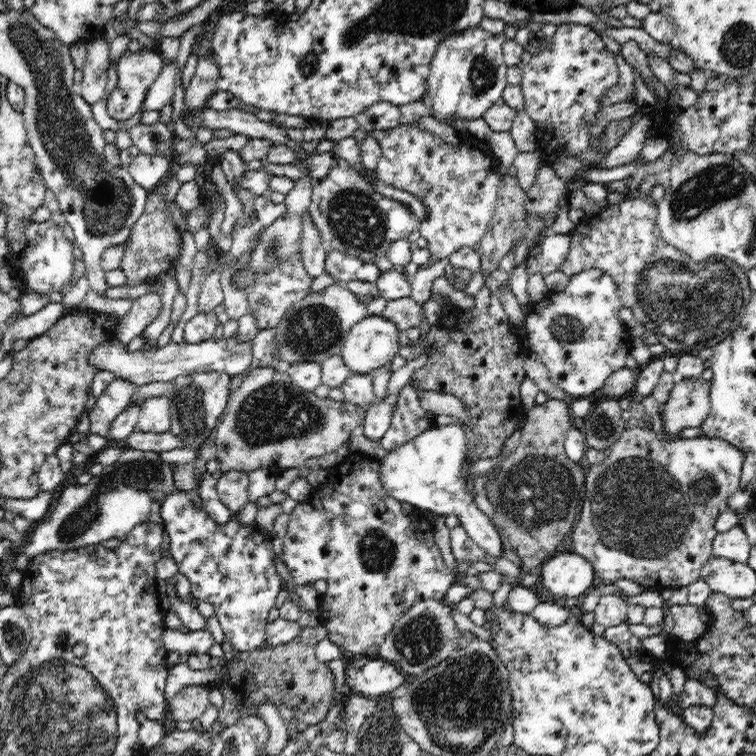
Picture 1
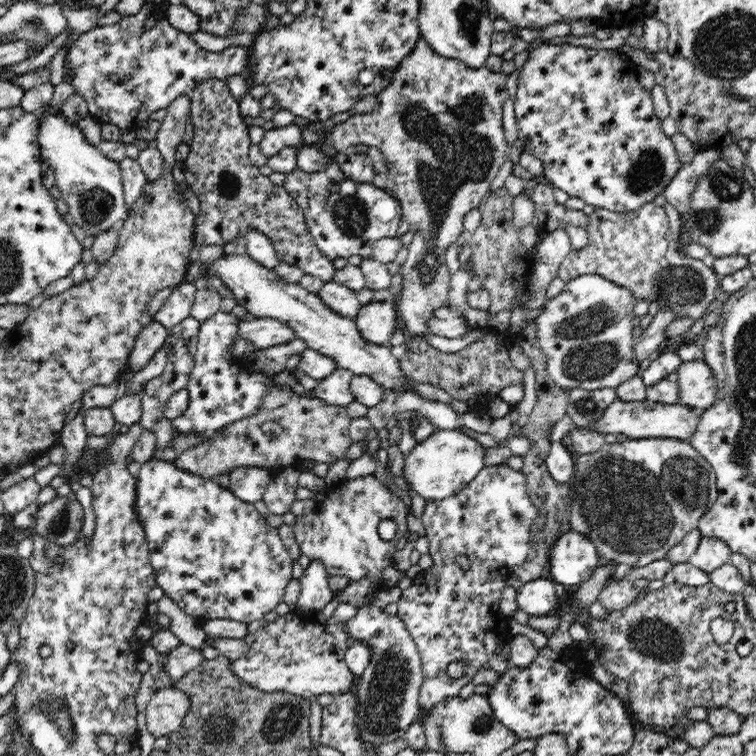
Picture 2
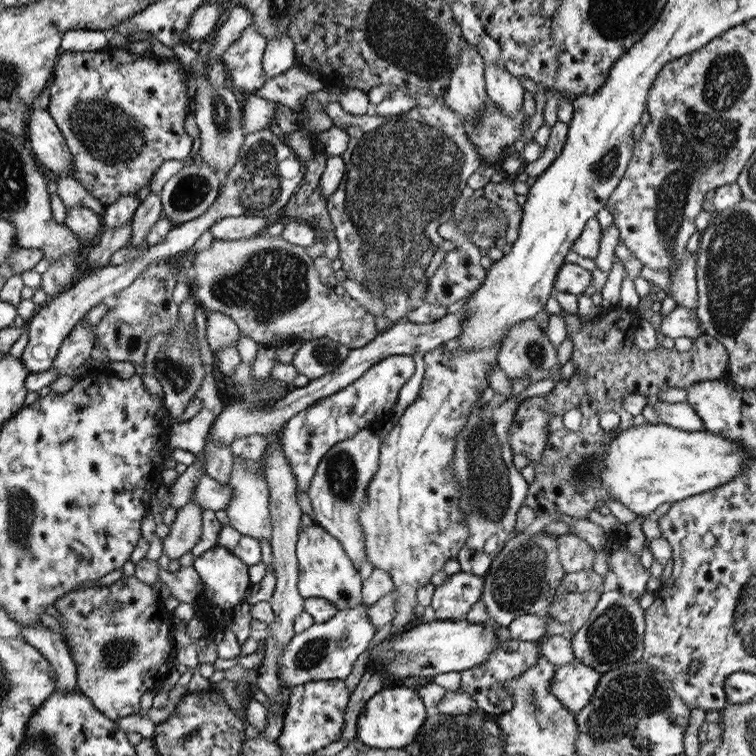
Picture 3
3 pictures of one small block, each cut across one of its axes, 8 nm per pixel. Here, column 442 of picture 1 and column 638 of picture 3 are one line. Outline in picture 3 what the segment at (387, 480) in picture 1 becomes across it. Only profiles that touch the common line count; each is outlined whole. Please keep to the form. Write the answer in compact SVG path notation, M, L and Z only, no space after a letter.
M647 422L619 432L619 436L609 442L601 484L611 500L621 502L637 516L651 518L653 510L663 502L673 504L735 480L749 458L755 460L747 448L723 436L705 430L685 432L667 424Z

